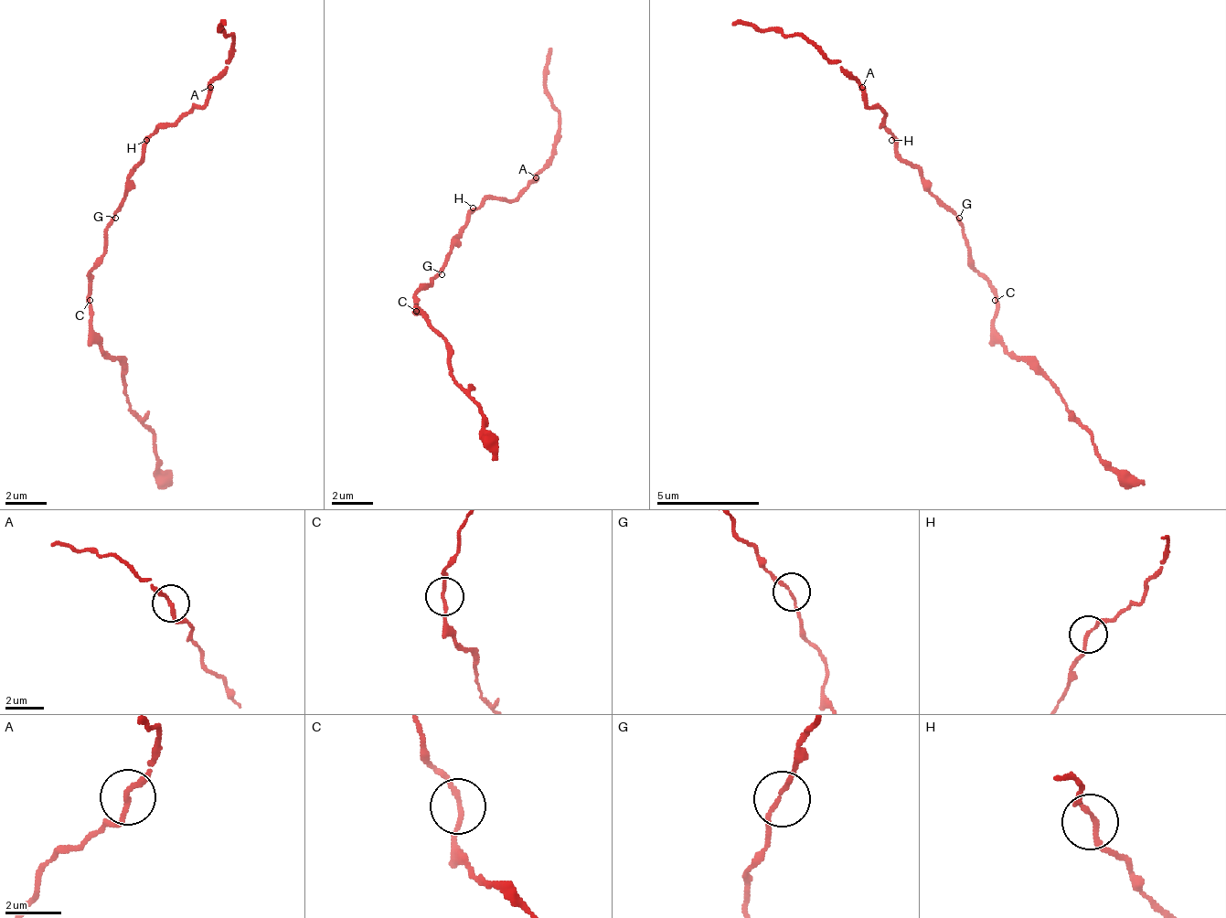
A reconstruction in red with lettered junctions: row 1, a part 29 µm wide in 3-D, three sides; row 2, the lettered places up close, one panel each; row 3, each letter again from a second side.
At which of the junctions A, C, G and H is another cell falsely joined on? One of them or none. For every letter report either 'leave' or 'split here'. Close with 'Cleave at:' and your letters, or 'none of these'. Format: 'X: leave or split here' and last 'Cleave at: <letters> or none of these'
A: leave
C: leave
G: leave
H: leave
Cleave at: none of these

